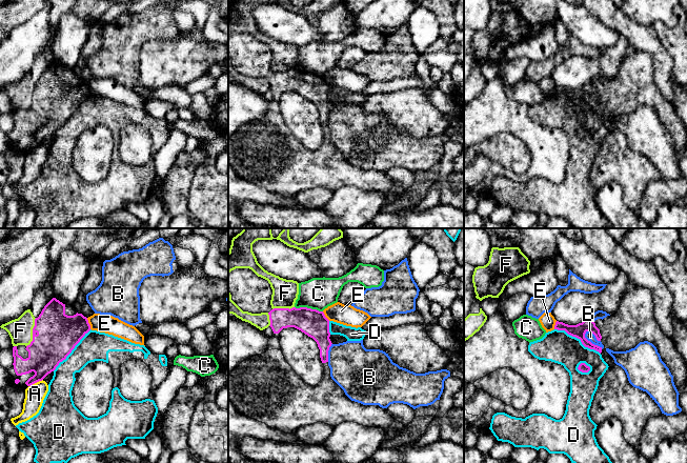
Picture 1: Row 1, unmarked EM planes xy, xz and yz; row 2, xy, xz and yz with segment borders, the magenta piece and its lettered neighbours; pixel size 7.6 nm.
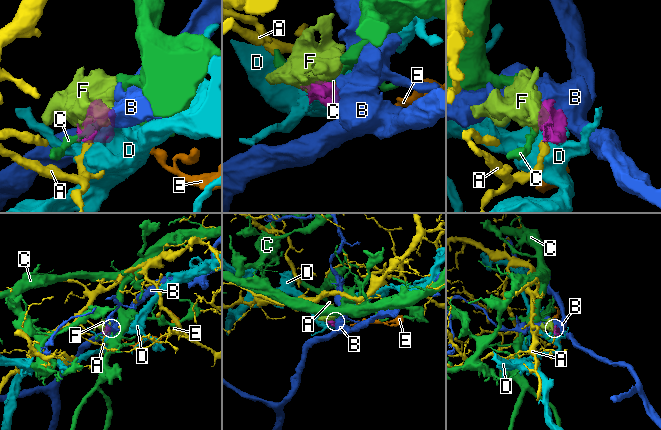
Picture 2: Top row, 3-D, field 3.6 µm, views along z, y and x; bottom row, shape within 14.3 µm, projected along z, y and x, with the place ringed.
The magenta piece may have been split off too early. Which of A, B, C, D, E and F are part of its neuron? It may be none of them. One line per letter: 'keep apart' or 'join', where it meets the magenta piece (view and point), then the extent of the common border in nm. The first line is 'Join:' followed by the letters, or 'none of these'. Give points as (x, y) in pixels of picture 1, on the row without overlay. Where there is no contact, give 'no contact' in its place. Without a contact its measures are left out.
Join: none of these
A: keep apart | xy (35, 146) | 130 nm
B: keep apart | yz (589, 105) | 190 nm
C: keep apart | xz (308, 73) | 220 nm
D: keep apart | yz (578, 102) | 400 nm
E: keep apart | xy (88, 87) | 90 nm
F: keep apart | xy (33, 97) | 240 nm

